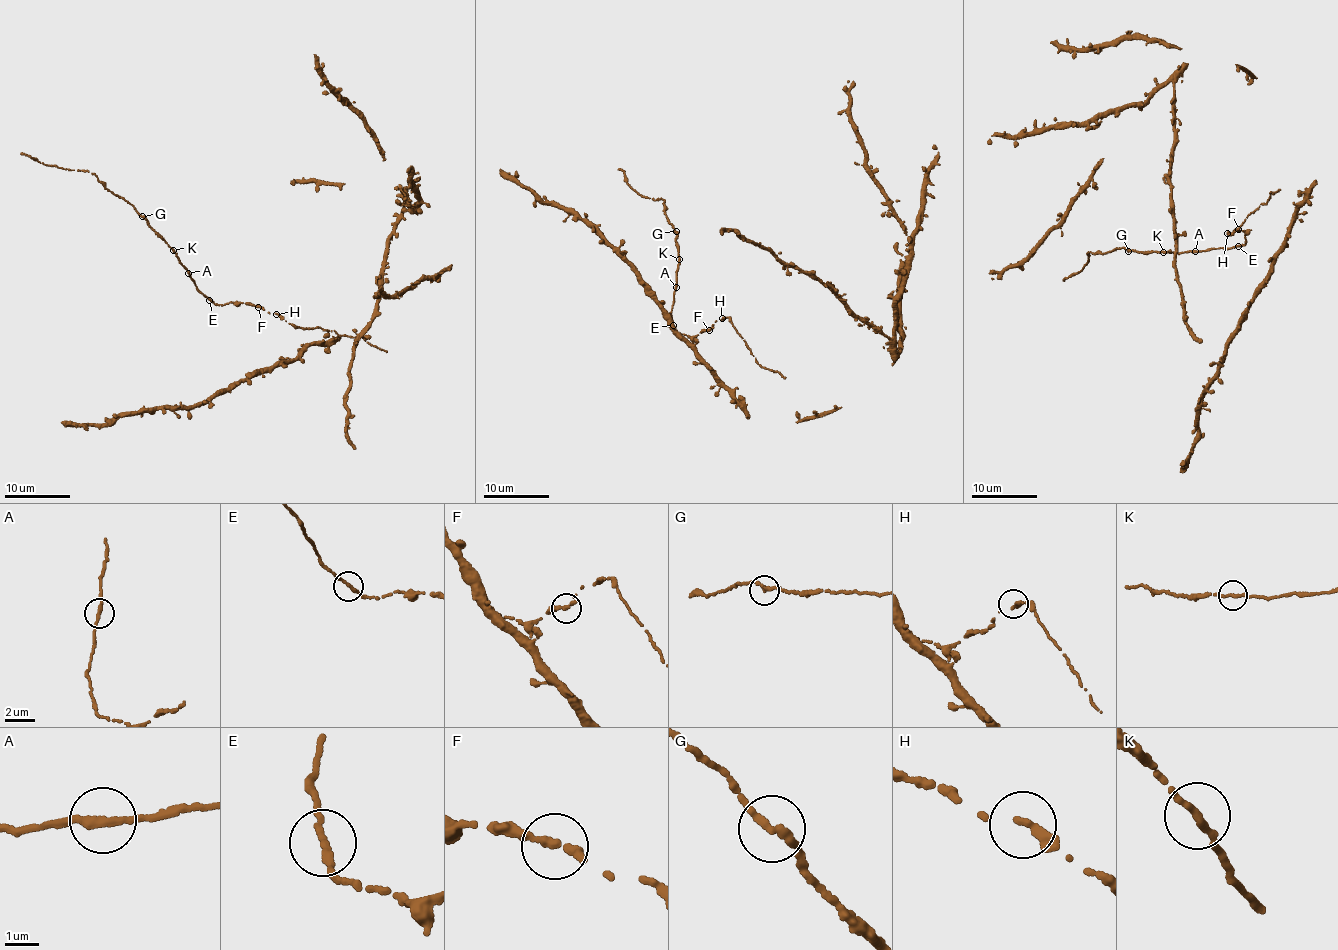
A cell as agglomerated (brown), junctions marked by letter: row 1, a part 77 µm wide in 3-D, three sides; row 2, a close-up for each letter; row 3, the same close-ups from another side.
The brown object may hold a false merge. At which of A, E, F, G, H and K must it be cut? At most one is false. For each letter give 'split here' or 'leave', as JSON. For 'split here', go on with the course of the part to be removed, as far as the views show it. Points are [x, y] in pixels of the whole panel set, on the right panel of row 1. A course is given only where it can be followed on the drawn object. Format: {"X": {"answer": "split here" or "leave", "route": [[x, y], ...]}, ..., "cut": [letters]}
{"A": {"answer": "leave"}, "E": {"answer": "leave"}, "F": {"answer": "leave"}, "G": {"answer": "leave"}, "H": {"answer": "leave"}, "K": {"answer": "leave"}, "cut": []}

